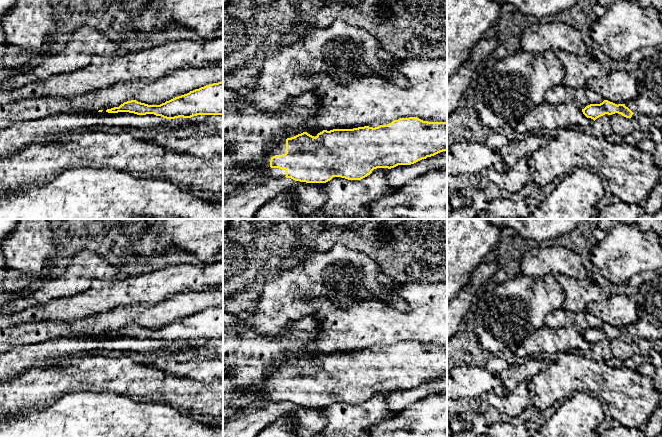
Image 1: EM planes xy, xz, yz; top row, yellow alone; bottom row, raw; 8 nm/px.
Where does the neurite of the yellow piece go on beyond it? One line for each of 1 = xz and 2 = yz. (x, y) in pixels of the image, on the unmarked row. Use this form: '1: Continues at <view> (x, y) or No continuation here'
1: Continues at xz (275, 371)
2: No continuation here

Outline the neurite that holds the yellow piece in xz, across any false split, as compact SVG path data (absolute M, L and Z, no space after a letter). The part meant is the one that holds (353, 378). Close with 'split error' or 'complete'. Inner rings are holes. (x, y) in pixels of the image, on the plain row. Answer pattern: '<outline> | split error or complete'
M400 342L375 352L323 354L316 361L303 356L287 363L266 365L264 369L268 381L261 386L261 399L266 402L286 401L306 407L326 407L333 401L361 404L374 393L411 389L447 375L447 345Z | split error

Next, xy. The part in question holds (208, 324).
M223 306L213 307L175 321L160 329L148 329L131 324L108 337L129 336L137 339L154 338L166 343L191 342L197 339L223 339Z | complete

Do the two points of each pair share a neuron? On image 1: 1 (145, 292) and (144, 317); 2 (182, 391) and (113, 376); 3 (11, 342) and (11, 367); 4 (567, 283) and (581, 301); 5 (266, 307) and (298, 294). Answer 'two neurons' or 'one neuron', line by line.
1: two neurons
2: one neuron
3: two neurons
4: one neuron
5: one neuron

